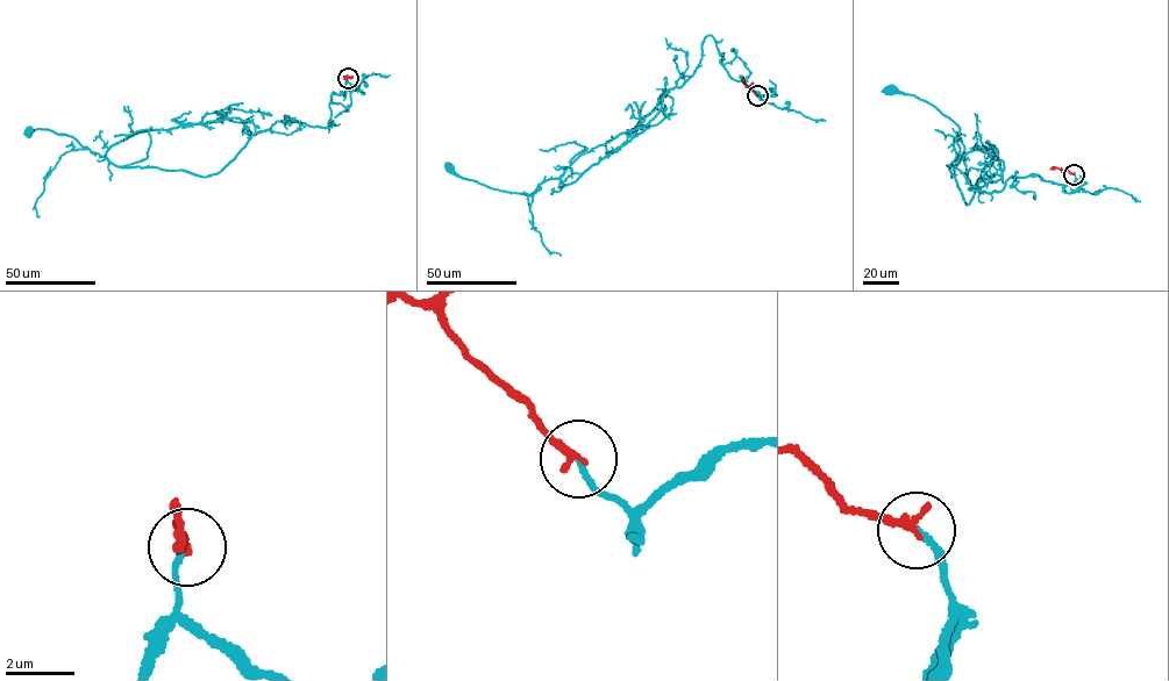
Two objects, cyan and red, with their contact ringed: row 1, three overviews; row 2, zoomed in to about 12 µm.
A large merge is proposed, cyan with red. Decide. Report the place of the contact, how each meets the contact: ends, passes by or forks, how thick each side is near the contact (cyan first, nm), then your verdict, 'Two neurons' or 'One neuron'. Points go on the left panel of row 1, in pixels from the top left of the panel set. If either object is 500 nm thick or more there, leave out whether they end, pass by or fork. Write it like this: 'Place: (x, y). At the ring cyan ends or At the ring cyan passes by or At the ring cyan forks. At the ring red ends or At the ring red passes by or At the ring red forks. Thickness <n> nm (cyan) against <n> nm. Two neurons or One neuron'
Place: (348, 78). At the ring cyan ends. At the ring red ends. Thickness 160 nm (cyan) against 240 nm. One neuron

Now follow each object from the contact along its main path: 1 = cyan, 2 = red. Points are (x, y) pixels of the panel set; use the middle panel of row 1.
1: (757, 95), (706, 36), (693, 73), (667, 90), (647, 123), (541, 188), (501, 191), (451, 169)
2: (757, 95), (743, 84), (743, 77)

